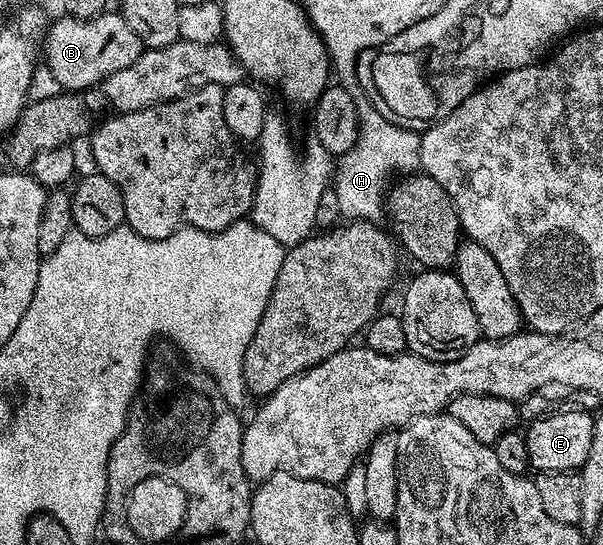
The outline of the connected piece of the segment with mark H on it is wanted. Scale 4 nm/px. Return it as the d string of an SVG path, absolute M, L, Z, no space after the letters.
M373 118L361 120L356 145L352 145L352 149L348 149L348 153L344 153L337 160L332 176L332 188L340 201L340 209L343 216L350 221L377 220L377 215L381 216L384 211L384 200L388 194L388 184L391 182L390 175L398 177L403 173L414 173L420 167L418 158L421 134L389 118Z

